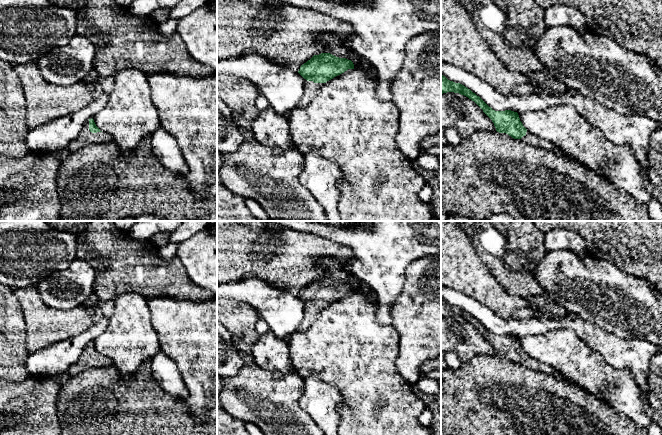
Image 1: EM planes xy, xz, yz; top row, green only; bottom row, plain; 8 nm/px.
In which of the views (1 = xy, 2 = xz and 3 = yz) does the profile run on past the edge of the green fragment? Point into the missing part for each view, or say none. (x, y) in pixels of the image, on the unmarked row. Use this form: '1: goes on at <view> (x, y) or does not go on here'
1: goes on at xy (85, 361)
2: goes on at xz (311, 313)
3: goes on at yz (529, 362)

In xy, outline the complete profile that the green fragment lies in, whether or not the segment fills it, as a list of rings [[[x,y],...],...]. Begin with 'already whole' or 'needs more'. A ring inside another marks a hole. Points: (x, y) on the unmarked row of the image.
needs more | [[[92,342],[85,347],[77,363],[70,366],[67,371],[73,377],[87,368],[106,367],[111,364],[110,359],[102,356]]]

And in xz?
needs more | [[[330,277],[314,279],[301,289],[298,295],[304,302],[304,318],[295,333],[304,332],[310,328],[327,305],[348,293],[354,293],[351,284],[339,282]]]

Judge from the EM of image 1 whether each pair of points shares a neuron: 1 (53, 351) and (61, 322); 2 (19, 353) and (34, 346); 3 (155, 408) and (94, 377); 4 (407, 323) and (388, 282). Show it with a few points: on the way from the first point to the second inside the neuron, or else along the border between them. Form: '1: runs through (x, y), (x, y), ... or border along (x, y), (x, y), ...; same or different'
1: border along (77, 335), (50, 343), (33, 352); different
2: border along (25, 326), (25, 345), (28, 352); different
3: runs through (140, 408), (125, 408), (109, 392); same
4: border along (405, 277), (401, 291), (391, 308), (391, 322); different

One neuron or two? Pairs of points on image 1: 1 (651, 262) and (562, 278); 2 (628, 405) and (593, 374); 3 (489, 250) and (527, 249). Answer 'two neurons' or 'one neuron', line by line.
1: two neurons
2: one neuron
3: one neuron

